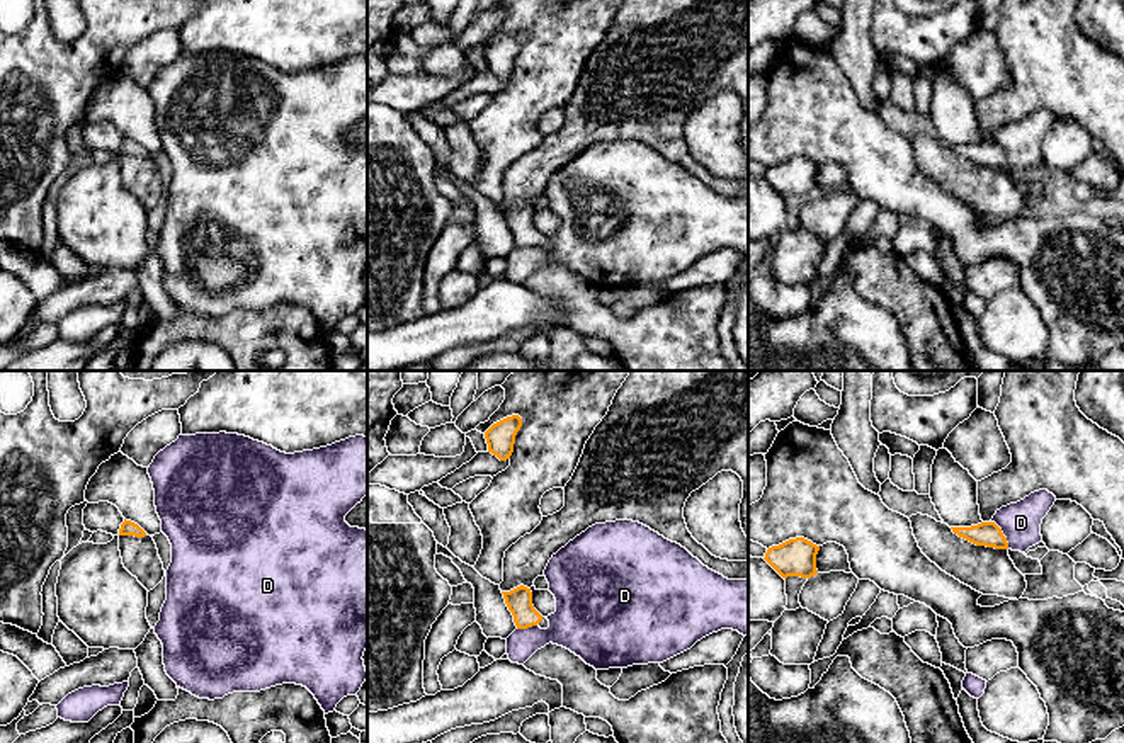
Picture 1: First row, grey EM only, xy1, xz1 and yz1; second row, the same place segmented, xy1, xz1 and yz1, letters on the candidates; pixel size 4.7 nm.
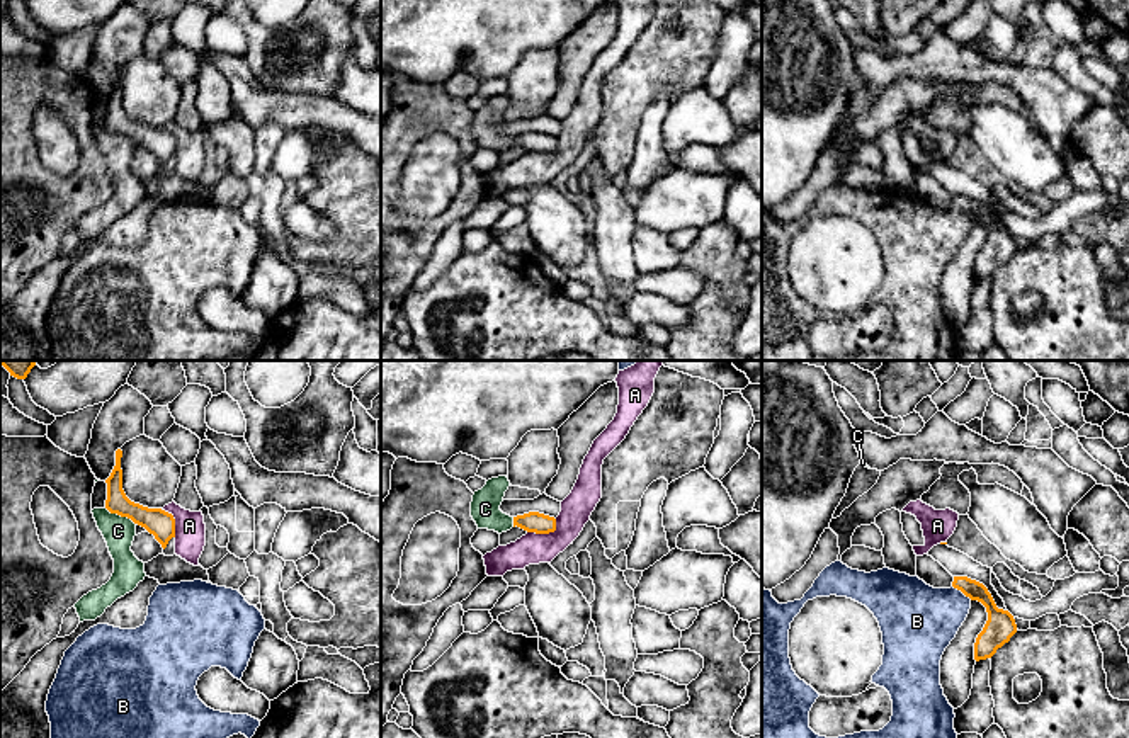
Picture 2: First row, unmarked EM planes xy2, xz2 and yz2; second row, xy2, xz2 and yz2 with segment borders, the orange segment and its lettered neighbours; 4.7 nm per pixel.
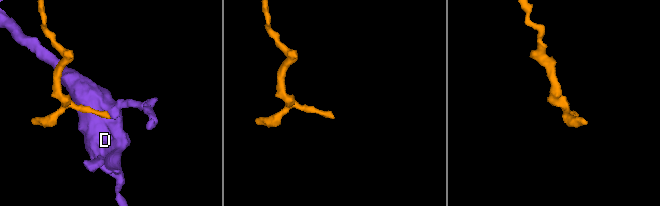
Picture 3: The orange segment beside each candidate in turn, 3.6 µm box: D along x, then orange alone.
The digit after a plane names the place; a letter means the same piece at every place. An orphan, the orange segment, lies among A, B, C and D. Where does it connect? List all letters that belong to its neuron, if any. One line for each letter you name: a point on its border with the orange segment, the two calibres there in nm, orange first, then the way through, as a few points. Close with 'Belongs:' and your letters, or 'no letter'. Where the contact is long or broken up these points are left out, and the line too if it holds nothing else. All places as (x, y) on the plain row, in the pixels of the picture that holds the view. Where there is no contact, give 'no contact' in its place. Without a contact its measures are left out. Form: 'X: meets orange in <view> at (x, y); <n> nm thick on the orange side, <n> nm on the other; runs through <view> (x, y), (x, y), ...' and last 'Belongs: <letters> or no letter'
Belongs: no letter

